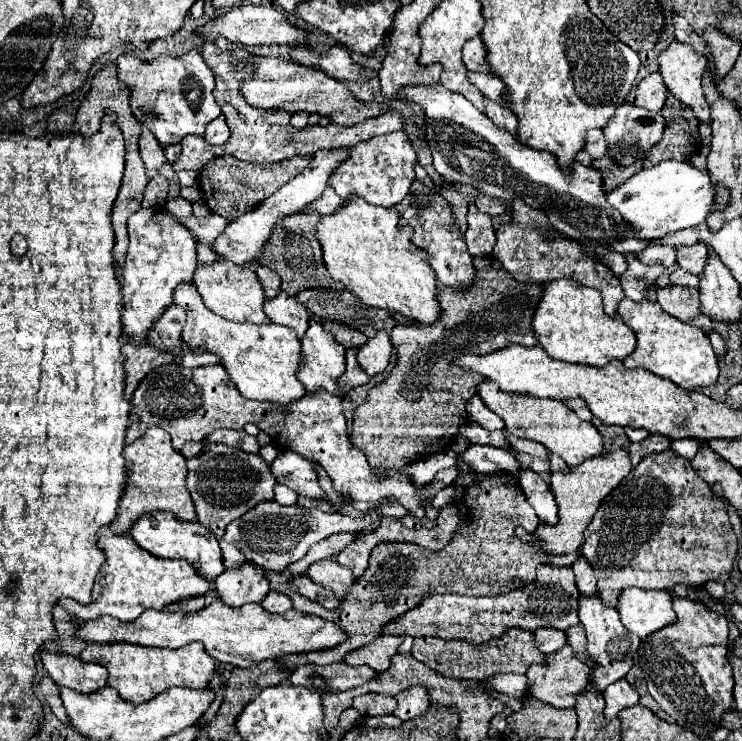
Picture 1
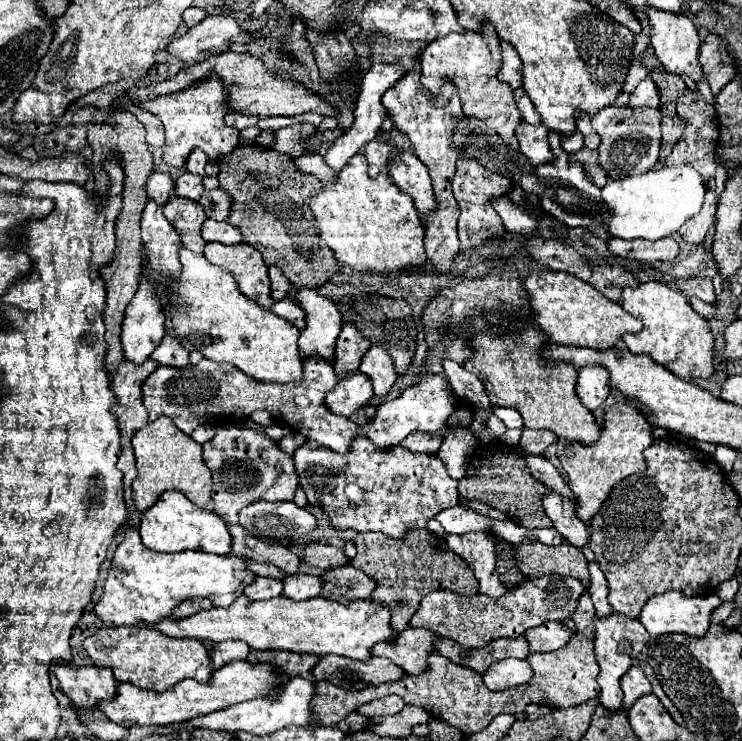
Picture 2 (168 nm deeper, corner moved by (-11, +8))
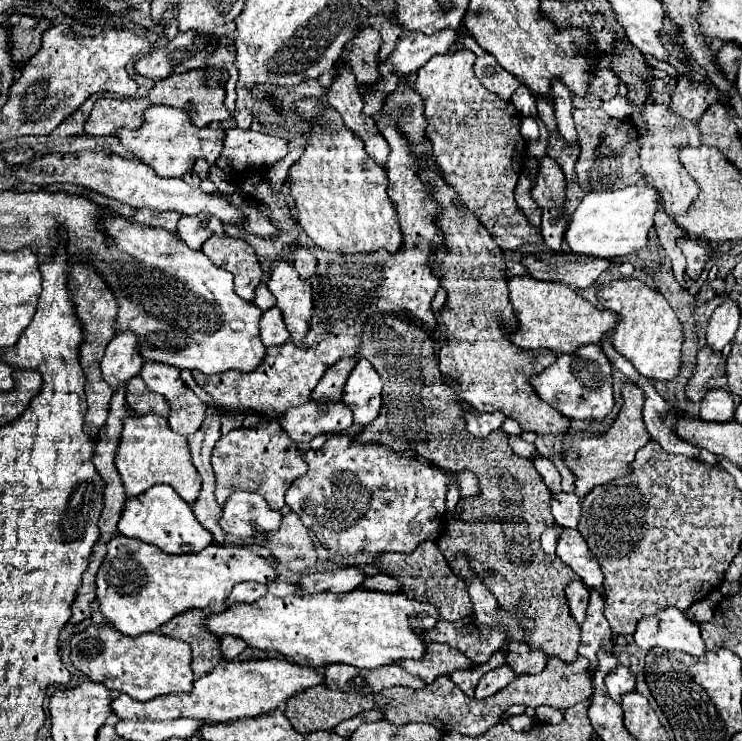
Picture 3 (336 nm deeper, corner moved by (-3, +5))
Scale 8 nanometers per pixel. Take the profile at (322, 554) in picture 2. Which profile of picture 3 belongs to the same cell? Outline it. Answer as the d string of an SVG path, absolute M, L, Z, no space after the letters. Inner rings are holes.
M290 511L276 533L258 535L252 543L268 547L278 563L294 573L304 573L304 567L316 565L316 547L300 517Z

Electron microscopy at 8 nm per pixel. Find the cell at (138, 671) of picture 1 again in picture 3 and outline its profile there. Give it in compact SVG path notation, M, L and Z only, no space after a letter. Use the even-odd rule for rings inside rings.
M90 625L82 633L76 633L70 641L70 659L78 671L88 675L88 679L104 683L108 689L122 691L130 695L136 701L148 701L158 695L168 695L168 693L178 693L178 691L192 691L194 675L190 669L192 663L192 651L188 643L166 637L162 633L144 633L140 637L126 637L120 631L116 631L110 625Z

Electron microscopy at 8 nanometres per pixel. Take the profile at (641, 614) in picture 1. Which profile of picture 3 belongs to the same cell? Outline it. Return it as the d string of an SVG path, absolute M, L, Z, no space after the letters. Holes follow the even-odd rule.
M666 607L648 619L640 619L636 625L634 641L644 649L678 649L696 657L704 655L706 651L700 637L700 623L692 621L686 611L676 607Z

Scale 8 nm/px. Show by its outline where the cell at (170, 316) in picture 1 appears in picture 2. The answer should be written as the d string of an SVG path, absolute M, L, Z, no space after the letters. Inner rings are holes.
M166 334L166 338L160 342L160 346L156 348L156 352L152 352L152 360L160 366L172 366L172 368L184 368L188 364L188 356L190 352L180 348L180 344L176 344L172 340L172 336Z

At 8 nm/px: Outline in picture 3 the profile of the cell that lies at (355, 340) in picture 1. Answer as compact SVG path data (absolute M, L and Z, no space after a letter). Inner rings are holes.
M340 359L328 371L322 375L318 387L312 391L312 399L316 401L338 401L344 389L344 383L348 381L348 375L352 367L356 365L356 359Z

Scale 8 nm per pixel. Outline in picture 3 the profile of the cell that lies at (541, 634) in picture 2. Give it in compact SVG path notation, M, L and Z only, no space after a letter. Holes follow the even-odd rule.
M510 643L506 663L518 673L540 673L546 667L546 657L540 649L532 649L528 643Z

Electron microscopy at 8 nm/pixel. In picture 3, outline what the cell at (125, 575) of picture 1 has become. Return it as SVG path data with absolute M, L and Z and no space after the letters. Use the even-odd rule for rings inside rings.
M116 535L110 539L108 555L98 569L96 595L100 613L108 619L108 623L120 633L136 637L158 631L160 625L186 609L204 609L212 603L224 603L236 583L270 583L274 579L274 569L264 557L250 549L220 547L212 543L200 553L168 555L140 539Z

